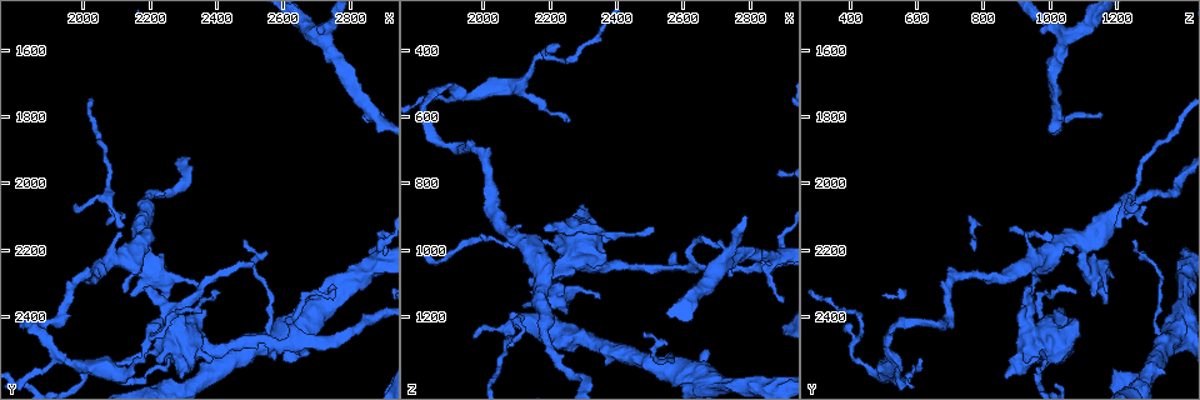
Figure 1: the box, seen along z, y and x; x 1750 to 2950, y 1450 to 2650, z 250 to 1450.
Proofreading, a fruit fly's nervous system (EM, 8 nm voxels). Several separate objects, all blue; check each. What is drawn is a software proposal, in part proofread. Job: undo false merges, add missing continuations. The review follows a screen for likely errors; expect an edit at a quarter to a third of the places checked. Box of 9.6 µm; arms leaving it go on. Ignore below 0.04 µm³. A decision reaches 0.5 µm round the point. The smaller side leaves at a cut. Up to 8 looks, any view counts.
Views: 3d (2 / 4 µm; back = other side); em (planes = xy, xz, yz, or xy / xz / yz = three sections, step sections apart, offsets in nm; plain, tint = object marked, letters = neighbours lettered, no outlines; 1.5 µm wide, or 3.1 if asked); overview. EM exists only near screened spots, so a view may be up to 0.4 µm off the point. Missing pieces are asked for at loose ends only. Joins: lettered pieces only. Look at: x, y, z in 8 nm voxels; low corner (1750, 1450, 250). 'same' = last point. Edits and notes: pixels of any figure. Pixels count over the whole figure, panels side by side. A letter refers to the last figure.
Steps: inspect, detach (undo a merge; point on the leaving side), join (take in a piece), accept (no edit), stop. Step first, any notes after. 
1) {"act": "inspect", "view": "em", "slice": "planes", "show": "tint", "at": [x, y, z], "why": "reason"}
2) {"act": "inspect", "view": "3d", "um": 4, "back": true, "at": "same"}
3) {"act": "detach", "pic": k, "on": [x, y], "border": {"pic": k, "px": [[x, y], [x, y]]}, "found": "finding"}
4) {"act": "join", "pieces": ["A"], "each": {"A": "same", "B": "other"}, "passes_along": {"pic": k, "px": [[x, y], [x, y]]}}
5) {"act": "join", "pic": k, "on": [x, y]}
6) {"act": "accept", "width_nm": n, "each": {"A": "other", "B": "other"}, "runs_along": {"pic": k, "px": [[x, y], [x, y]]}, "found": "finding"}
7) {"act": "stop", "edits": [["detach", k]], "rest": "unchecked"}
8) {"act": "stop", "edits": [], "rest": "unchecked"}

{"act": "inspect", "view": "em", "slice": "planes", "show": "letters", "at": [2300, 2590, 880], "why": "an open end"}

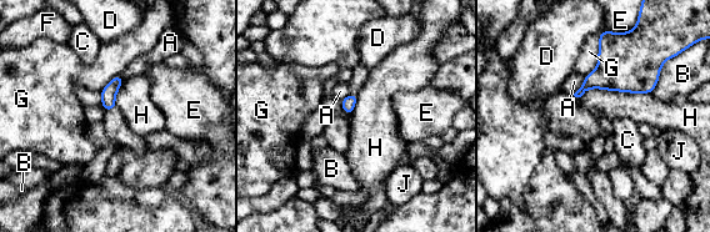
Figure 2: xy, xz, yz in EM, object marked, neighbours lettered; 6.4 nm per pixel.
{"act": "accept", "longest_contact_nm": ["H", 500], "each": {"A": "other", "B": "other", "C": "other", "D": "other", "E": "other", "F": "other", "G": "other", "H": "other", "J": "other"}, "border": {"pic": 2, "px": [[651, 92], [588, 89], [573, 95]]}, "found": "none of them fits"}

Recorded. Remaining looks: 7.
{"act": "inspect", "view": "em", "slice": "planes", "show": "letters", "at": [2510, 2240, 940], "why": "an open end"}

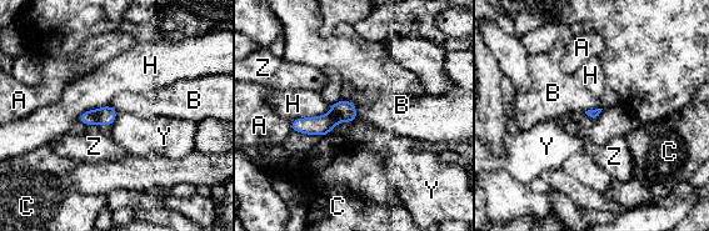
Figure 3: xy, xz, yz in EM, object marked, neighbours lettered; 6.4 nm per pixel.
{"act": "accept", "longest_contact_nm": ["H", 300], "each": {"A": "other", "B": "other", "C": "other", "H": "other", "Y": "other", "Z": "other"}, "found": "none of them fits"}

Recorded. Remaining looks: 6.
{"act": "inspect", "view": "em", "slice": "planes", "show": "letters", "at": [2670, 2510, 1310], "why": "an open end"}

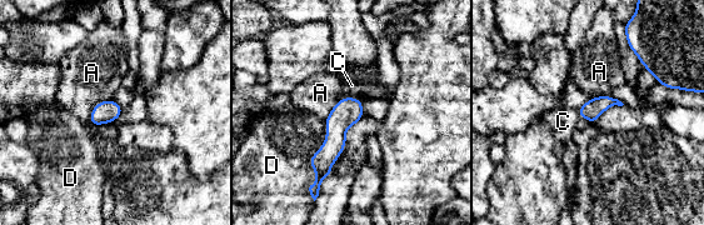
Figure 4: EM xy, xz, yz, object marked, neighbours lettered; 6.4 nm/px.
{"act": "join", "pieces": ["C"], "each": {"A": "other", "C": "same", "D": "other"}, "found": "it goes on there"}

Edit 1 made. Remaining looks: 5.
{"act": "stop", "edits": [["join", 4]], "rest": "unchecked"}

